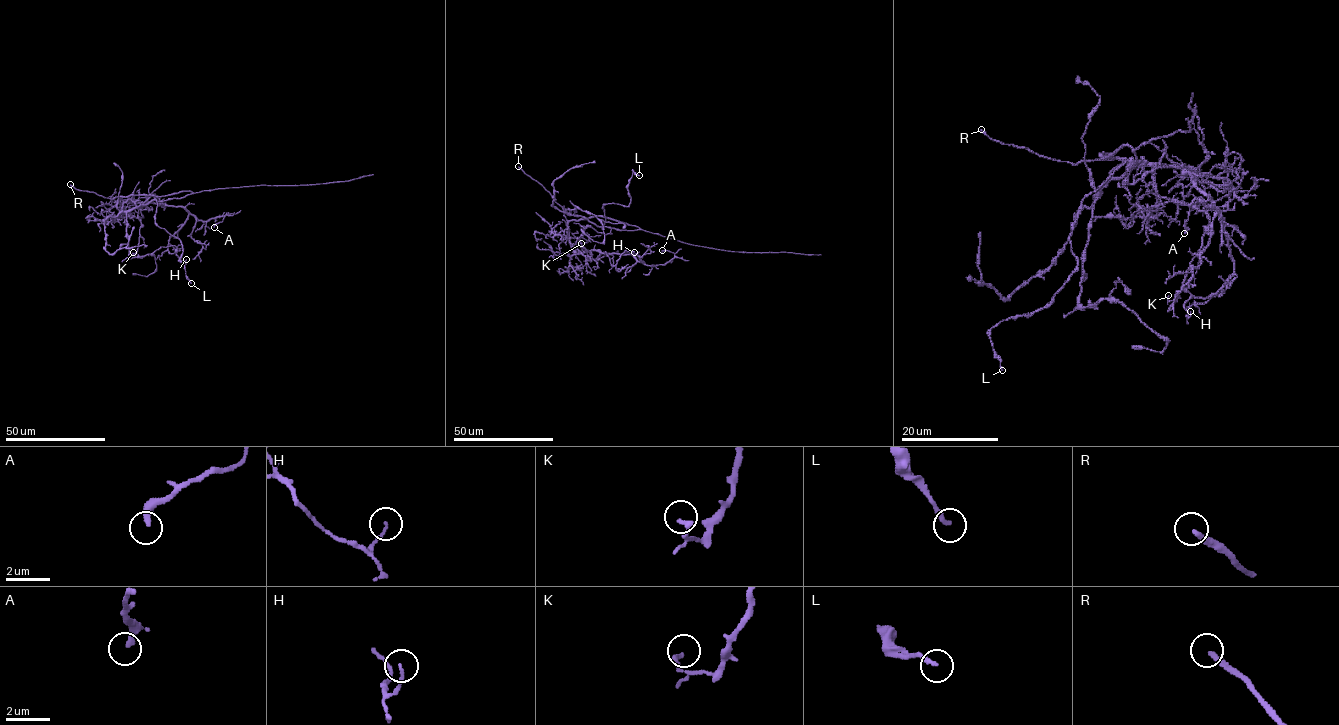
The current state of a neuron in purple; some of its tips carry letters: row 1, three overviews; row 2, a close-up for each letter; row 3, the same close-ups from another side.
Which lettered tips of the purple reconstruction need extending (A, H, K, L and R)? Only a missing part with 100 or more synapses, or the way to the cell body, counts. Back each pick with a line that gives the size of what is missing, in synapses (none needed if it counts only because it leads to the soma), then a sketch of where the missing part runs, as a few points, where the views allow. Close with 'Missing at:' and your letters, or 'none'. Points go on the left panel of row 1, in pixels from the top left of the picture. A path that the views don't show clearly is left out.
Missing at: none

